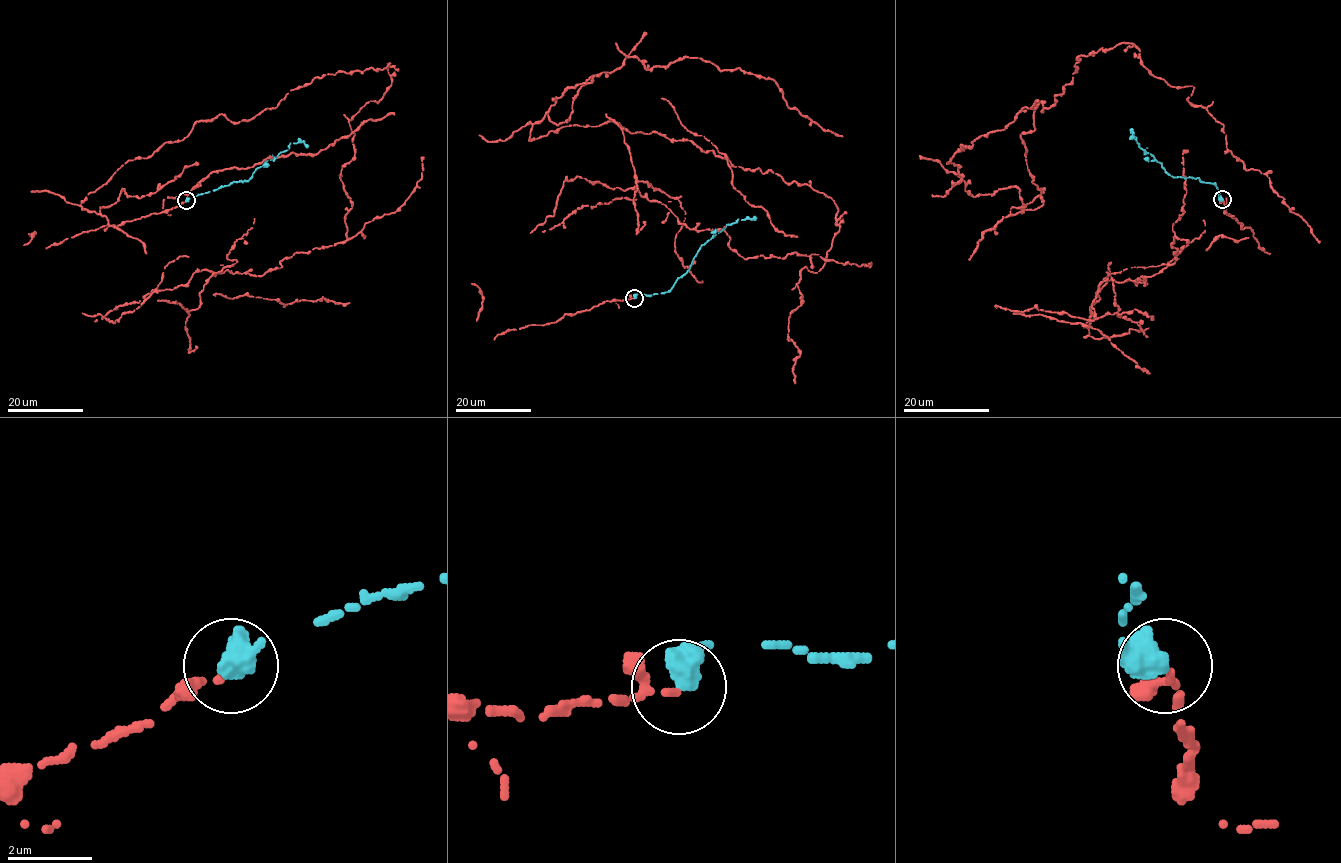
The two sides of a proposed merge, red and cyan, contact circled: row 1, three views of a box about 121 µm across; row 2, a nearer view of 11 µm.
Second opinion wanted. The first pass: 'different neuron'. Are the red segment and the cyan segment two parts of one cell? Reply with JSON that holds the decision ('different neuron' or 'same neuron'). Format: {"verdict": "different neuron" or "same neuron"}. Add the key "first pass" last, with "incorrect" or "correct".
{"verdict": "same neuron", "first pass": "incorrect"}

